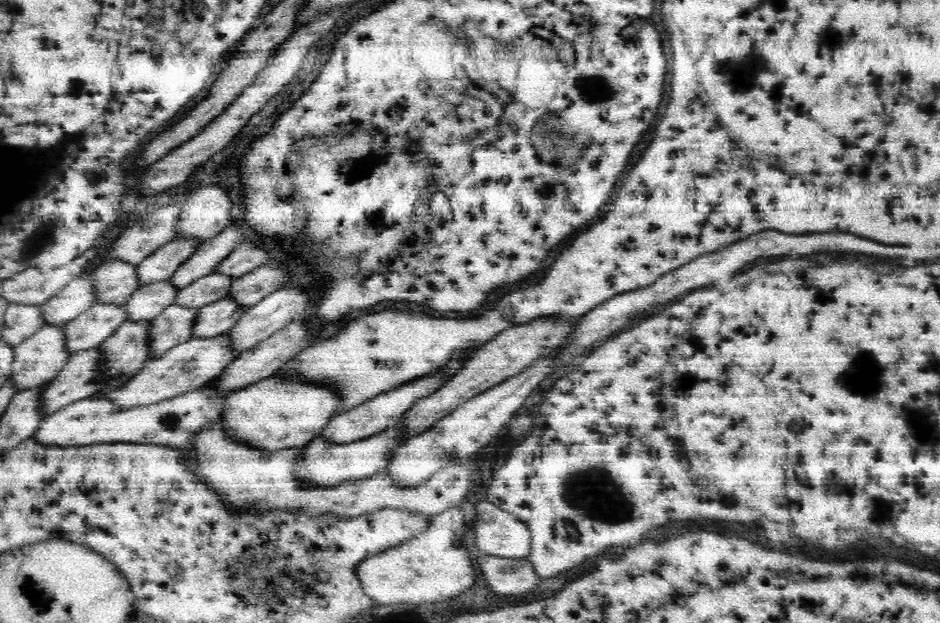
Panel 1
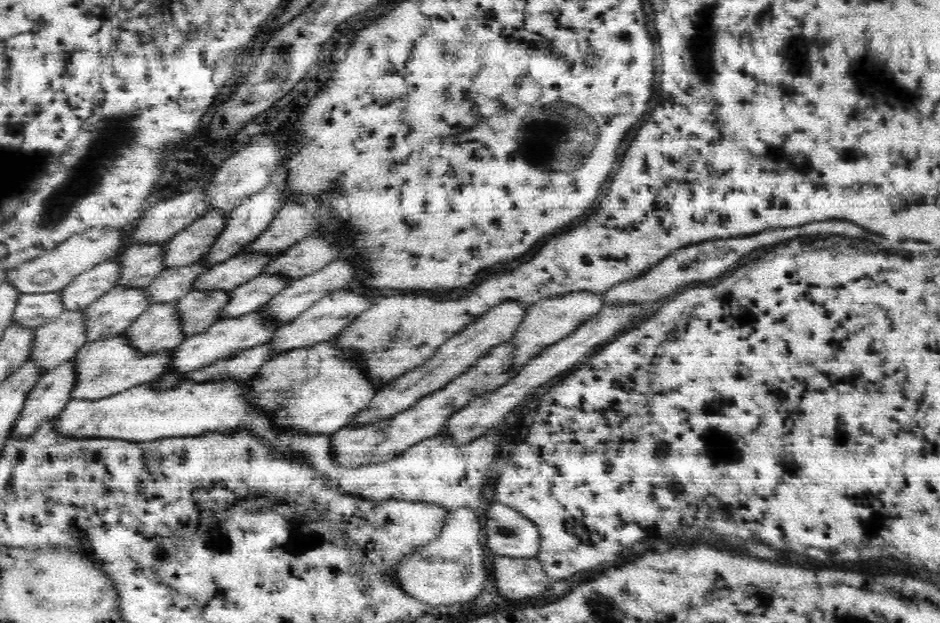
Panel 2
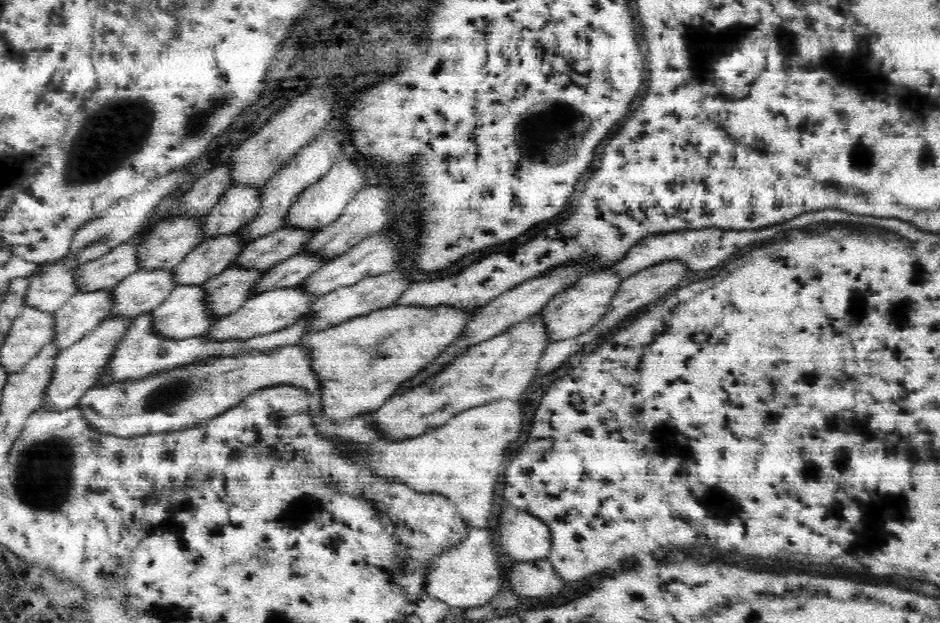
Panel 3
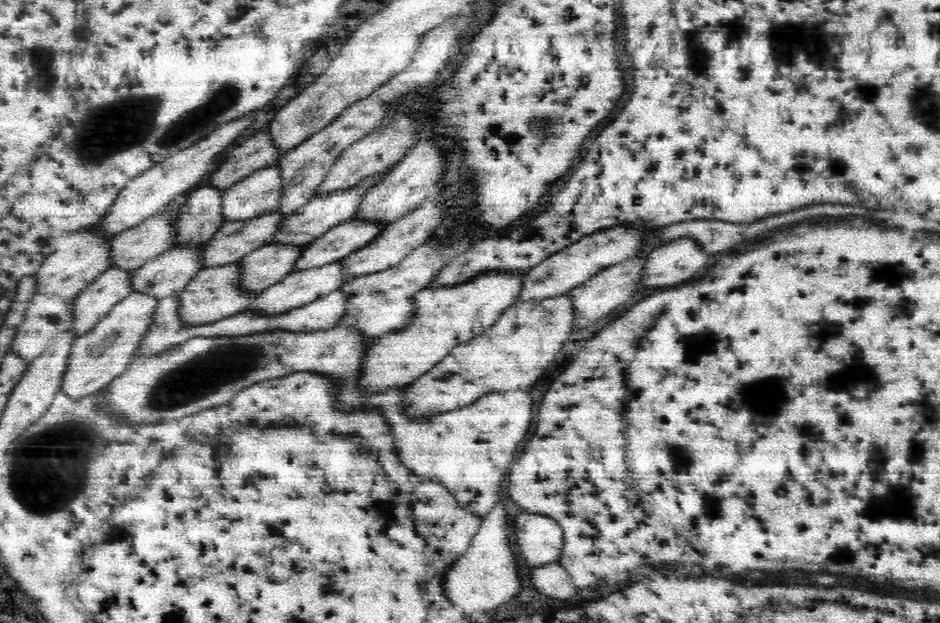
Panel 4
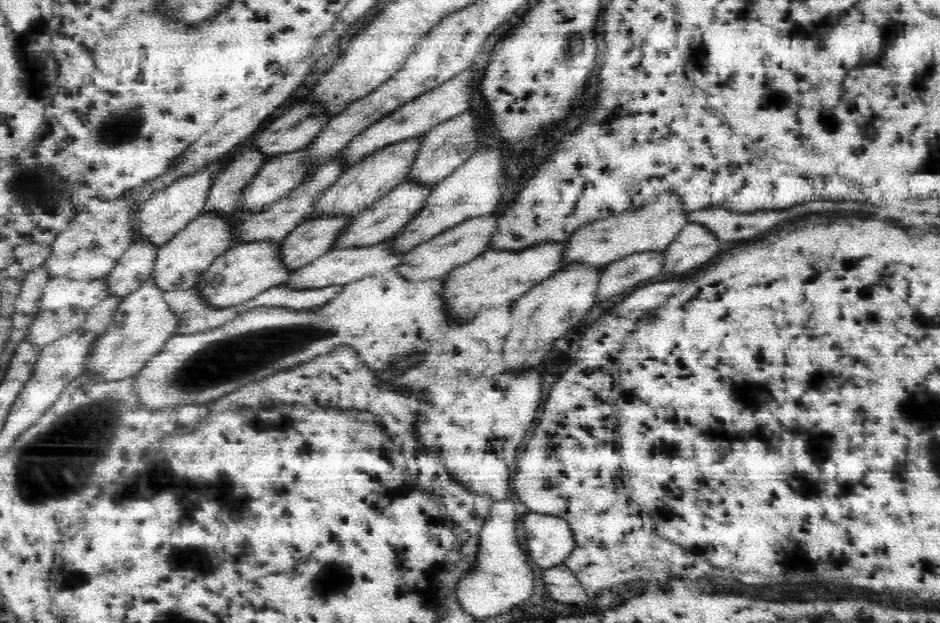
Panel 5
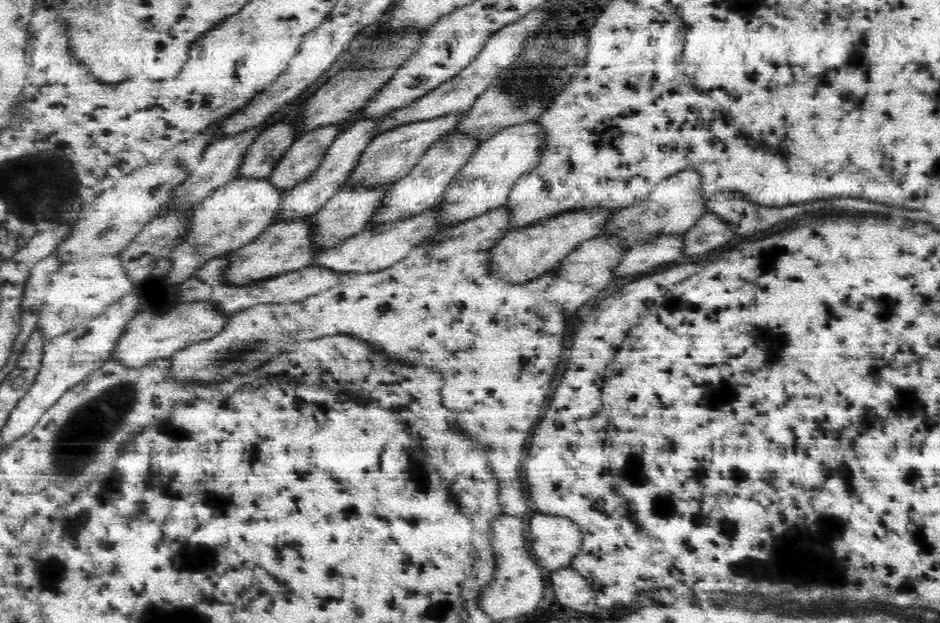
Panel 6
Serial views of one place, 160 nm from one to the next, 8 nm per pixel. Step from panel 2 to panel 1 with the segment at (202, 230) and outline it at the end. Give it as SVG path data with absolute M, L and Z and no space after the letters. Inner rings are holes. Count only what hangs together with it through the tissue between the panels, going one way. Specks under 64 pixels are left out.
M177 237L172 242L159 248L151 256L137 266L139 282L142 286L170 280L186 260L199 247L198 239L180 239Z

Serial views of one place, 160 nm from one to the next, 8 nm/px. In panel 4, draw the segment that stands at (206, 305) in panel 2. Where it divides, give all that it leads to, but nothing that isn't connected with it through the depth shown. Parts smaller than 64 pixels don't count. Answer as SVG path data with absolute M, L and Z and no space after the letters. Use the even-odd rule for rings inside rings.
M266 245L240 259L240 287L246 293L260 293L292 273L302 247Z

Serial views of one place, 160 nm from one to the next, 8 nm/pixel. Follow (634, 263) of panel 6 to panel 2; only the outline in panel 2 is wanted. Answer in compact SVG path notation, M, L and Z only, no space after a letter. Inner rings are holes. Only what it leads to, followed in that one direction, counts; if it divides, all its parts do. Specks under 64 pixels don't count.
M588 291L569 292L567 295L542 299L538 303L530 305L522 322L520 322L520 326L518 326L518 330L510 340L514 345L514 356L512 356L512 362L510 362L510 371L520 370L528 360L535 357L544 347L572 334L576 328L580 328L582 324L598 314L604 305L604 293Z

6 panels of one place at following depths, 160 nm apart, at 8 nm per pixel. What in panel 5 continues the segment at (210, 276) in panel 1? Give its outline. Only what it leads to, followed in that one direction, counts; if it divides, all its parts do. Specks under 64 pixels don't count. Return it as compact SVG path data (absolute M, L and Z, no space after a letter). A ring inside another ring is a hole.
M424 135L394 143L381 148L368 155L366 159L360 160L354 166L349 166L342 176L326 192L320 196L316 202L316 208L306 219L313 219L320 215L350 215L354 216L359 212L364 212L372 206L375 200L388 194L395 186L404 182L408 172L412 168L412 162L420 150L420 144L424 140Z

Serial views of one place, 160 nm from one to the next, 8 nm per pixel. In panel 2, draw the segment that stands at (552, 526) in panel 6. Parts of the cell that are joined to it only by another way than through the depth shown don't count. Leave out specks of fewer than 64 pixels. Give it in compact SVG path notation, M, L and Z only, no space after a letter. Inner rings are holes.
M500 502L486 512L488 520L483 530L486 544L495 556L531 559L540 550L540 531L526 516Z

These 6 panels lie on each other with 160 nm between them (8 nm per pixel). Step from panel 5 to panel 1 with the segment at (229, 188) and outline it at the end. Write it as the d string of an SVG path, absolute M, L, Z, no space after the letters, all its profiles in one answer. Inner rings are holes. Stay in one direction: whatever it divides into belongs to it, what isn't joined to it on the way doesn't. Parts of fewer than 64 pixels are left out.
M105 260L100 266L93 267L89 277L95 283L98 303L124 305L141 288L137 266L118 260Z

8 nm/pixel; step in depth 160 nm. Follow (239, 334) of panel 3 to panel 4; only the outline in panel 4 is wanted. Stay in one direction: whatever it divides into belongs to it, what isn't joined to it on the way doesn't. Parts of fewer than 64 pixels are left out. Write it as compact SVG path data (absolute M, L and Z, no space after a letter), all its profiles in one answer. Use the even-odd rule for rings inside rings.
M342 261L325 264L318 268L309 268L301 271L294 271L284 279L280 280L271 287L265 288L259 293L252 304L246 308L246 312L268 313L270 315L282 314L290 312L293 308L303 307L305 304L314 302L321 296L329 295L330 292L340 289L351 276L346 275L346 271L342 269Z

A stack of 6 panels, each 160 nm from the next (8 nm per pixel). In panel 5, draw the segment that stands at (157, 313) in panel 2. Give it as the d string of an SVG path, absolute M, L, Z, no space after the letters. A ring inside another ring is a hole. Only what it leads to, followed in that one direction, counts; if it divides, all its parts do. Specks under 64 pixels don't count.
M280 241L240 243L220 254L202 274L202 280L195 288L212 307L228 308L242 304L270 287L284 285L284 282L287 282L293 272L284 267L280 252Z

